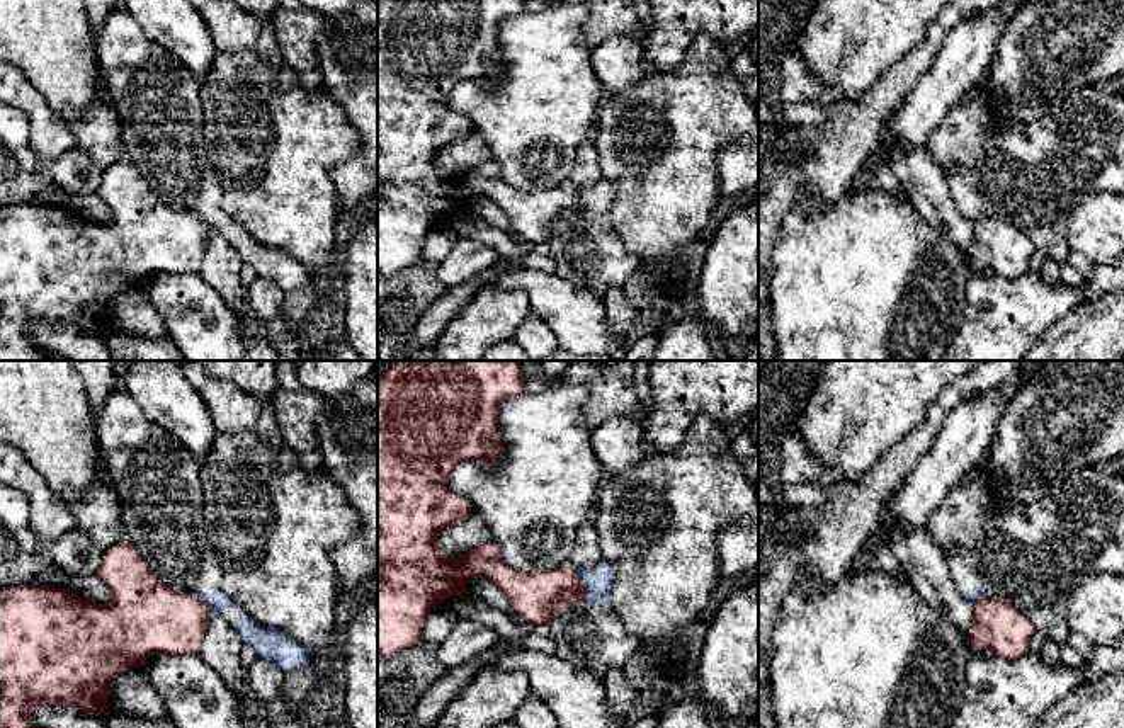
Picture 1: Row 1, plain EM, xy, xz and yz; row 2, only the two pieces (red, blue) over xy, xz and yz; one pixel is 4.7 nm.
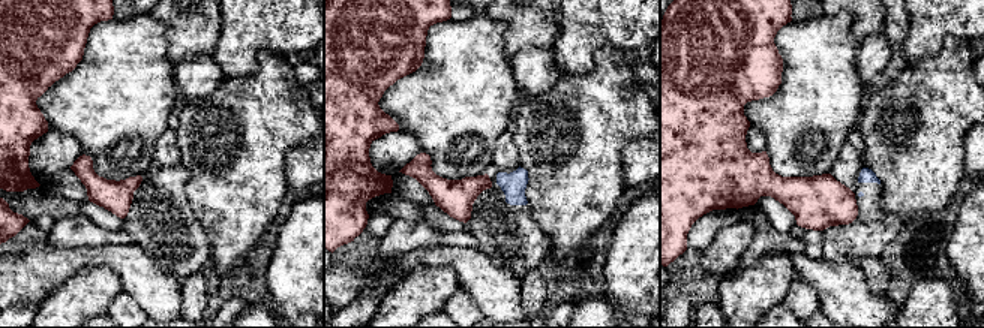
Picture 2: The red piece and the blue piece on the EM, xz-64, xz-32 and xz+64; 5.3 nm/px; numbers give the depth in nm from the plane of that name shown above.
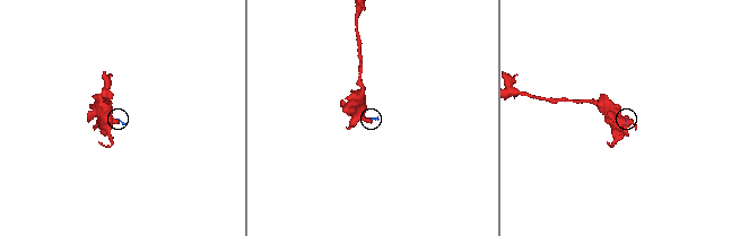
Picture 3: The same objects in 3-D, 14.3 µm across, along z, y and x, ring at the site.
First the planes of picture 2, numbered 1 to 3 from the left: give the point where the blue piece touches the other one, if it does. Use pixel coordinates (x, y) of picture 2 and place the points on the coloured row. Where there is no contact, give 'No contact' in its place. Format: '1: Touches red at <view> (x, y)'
1: No contact
2: No contact
3: No contact

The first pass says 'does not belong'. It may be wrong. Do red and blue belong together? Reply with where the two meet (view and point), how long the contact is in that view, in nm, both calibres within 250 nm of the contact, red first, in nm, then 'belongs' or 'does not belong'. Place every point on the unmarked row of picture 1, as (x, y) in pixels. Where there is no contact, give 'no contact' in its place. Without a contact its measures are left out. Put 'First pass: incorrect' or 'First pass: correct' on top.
First pass: correct
meets red in xz at (582, 203); contact 160 nm long; 240 nm thick on the red side, 140 nm on the other; does not belong

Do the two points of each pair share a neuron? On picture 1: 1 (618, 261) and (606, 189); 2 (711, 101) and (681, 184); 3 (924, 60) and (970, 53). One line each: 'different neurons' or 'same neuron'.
1: same neuron
2: same neuron
3: different neurons

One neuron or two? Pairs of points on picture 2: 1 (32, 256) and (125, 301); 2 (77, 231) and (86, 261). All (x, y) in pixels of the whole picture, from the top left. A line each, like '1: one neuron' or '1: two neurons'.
1: two neurons
2: two neurons

